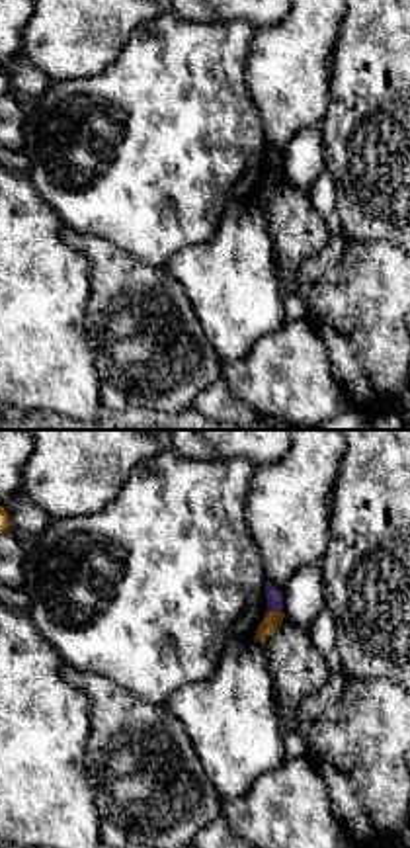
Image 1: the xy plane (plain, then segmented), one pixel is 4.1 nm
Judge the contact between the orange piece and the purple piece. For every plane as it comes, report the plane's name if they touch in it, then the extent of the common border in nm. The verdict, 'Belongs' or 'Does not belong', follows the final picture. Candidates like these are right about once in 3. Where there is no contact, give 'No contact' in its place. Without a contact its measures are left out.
Touches orange in xy. Shared border 70 nm

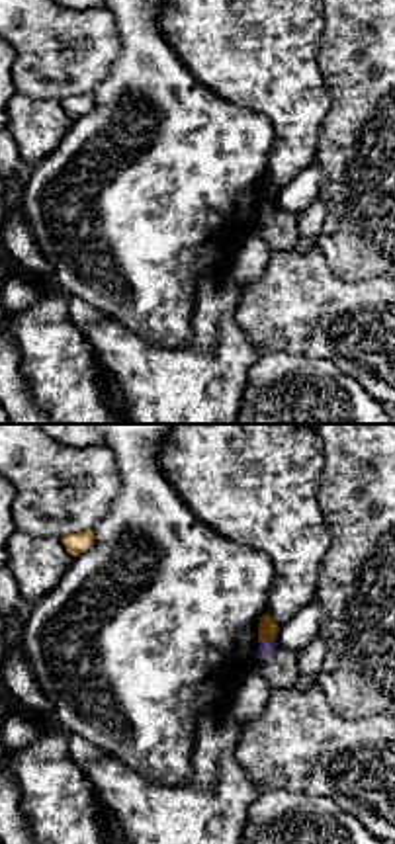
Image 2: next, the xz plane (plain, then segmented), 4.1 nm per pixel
Touches orange in xz. Shared border 70 nm

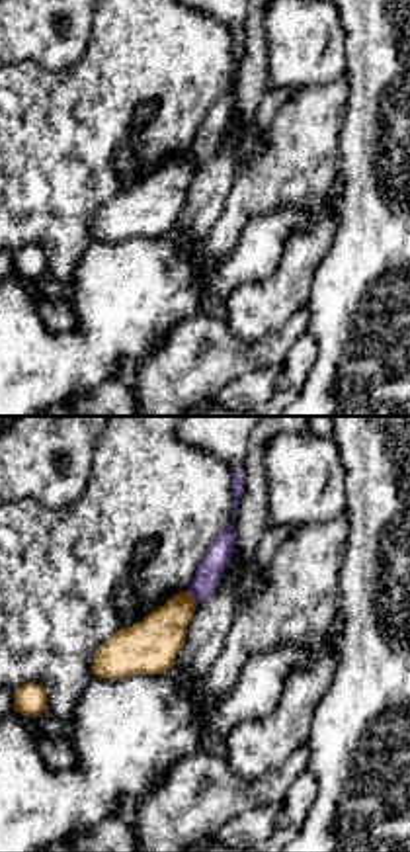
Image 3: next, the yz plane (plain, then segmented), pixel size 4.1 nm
Touches orange in yz. Shared border 70 nm

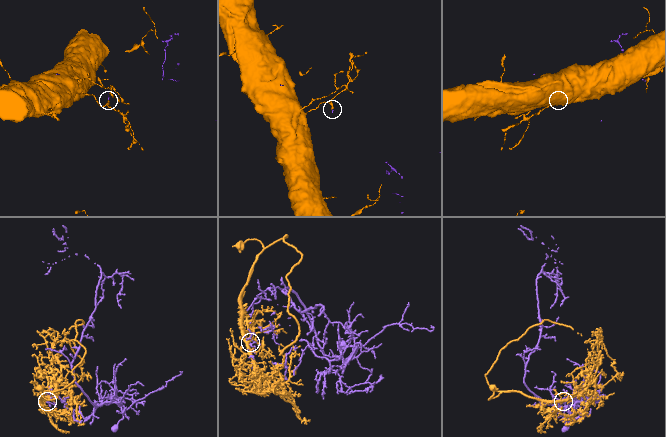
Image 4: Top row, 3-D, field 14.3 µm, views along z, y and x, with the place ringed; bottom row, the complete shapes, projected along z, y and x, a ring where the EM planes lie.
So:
Does not belong

